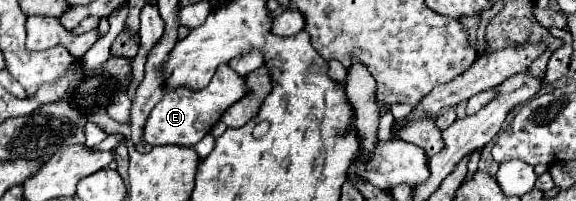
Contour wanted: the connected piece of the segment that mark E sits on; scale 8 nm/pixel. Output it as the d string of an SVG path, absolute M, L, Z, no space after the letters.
M220 65L216 69L216 75L212 77L210 85L200 91L192 91L188 87L176 87L164 95L164 99L152 109L146 127L144 127L144 141L150 145L184 145L192 147L196 145L210 129L212 125L222 117L222 113L234 105L238 99L246 93L246 83L242 77L238 77L228 65Z

